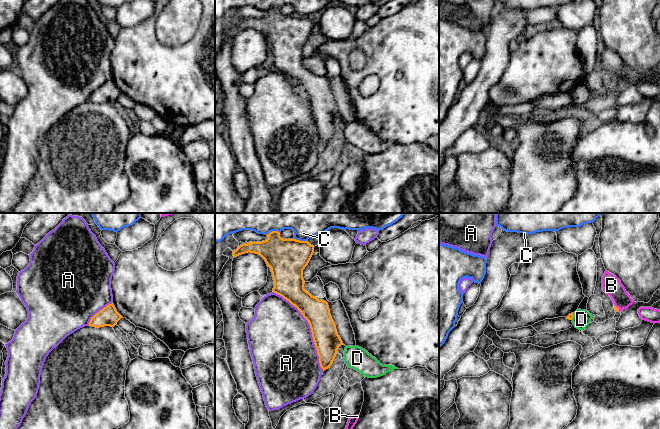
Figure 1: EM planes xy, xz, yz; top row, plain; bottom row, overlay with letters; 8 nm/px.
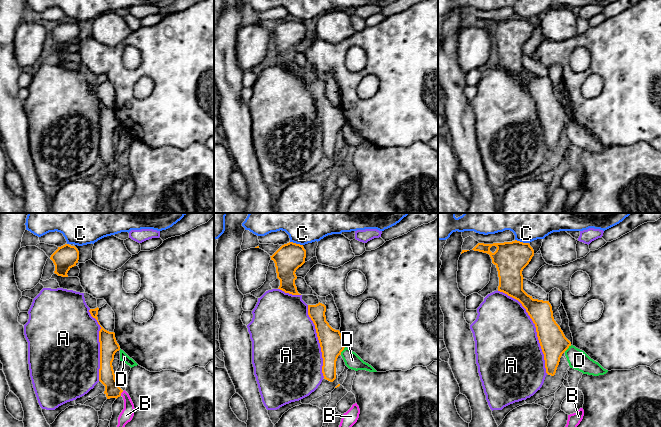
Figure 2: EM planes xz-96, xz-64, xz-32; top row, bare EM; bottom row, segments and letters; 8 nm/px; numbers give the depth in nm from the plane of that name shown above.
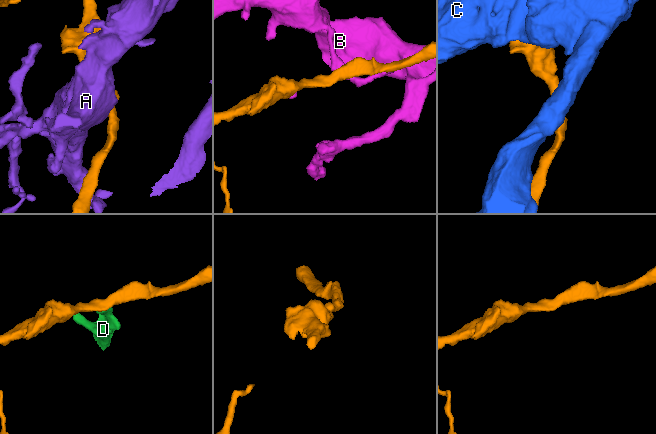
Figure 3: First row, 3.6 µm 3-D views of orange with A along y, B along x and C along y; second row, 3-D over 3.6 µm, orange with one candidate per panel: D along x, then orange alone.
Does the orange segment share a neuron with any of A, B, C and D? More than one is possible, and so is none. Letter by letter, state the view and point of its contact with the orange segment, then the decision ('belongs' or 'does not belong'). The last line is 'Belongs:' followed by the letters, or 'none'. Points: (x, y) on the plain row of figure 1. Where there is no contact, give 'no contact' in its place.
A: xz (310, 103) | does not belong
B: yz (617, 83) | does not belong
C: xz (272, 7) | does not belong
D: yz (572, 92) | does not belong
Belongs: none

